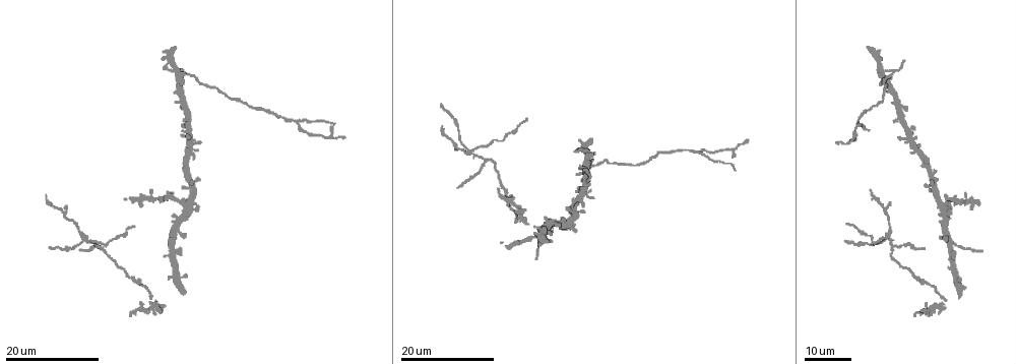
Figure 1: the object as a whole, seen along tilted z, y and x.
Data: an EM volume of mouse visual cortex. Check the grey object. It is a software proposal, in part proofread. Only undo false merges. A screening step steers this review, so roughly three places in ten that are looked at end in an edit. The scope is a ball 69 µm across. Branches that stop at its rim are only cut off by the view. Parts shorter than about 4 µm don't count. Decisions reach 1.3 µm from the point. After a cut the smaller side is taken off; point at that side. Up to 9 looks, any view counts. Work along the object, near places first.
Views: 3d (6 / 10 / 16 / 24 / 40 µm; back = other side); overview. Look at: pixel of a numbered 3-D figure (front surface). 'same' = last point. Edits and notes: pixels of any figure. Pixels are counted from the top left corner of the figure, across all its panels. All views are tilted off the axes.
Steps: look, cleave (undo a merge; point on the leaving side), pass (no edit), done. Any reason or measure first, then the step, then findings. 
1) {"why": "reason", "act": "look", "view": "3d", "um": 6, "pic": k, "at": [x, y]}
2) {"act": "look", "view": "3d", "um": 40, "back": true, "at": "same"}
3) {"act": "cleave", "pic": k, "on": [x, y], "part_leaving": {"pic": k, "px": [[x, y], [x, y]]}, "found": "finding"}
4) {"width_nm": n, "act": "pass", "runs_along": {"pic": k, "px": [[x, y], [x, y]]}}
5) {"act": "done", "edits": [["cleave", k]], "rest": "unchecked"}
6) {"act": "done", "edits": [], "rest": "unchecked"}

{"why": "looks like a crossing", "act": "look", "view": "3d", "um": 24, "pic": 1, "at": [892, 73]}

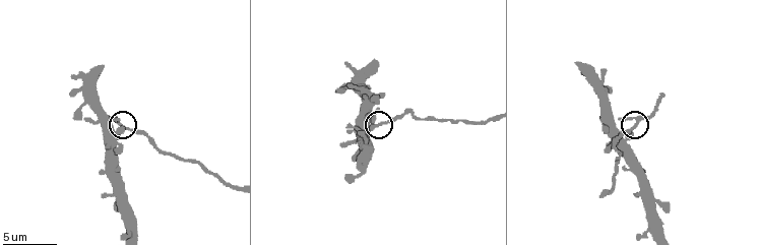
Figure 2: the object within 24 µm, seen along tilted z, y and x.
{"act": "look", "view": "3d", "um": 10, "pic": 2, "at": [637, 127]}

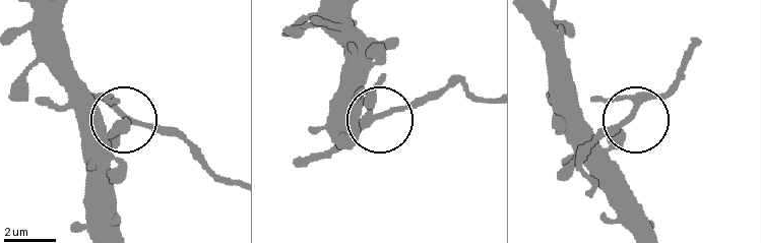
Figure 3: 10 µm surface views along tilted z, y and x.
{"act": "look", "view": "3d", "um": 6, "pic": 3, "at": [630, 116]}

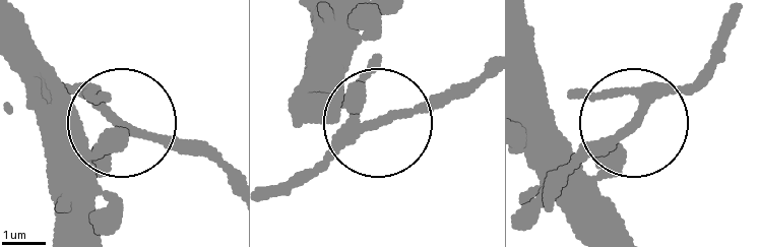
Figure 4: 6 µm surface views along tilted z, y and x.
{"act": "pass", "runs_along": {"pic": 4, "px": [[626, 230], [601, 196], [603, 164], [632, 125], [721, 56]]}, "found": "one neuron here"}

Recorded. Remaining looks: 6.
{"why": "two arms in line, one across", "act": "look", "view": "3d", "um": 24, "pic": 1, "at": [858, 127]}

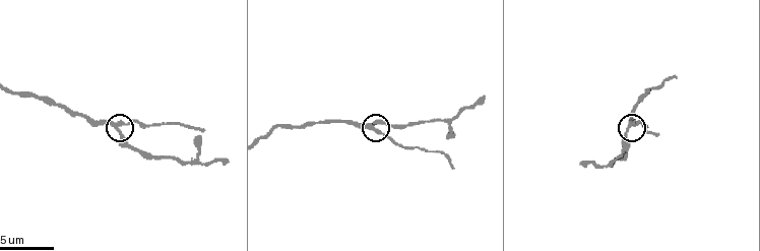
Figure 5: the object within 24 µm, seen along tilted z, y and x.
{"why": "zoom in", "act": "look", "view": "3d", "um": 10, "pic": 5, "at": [633, 125]}

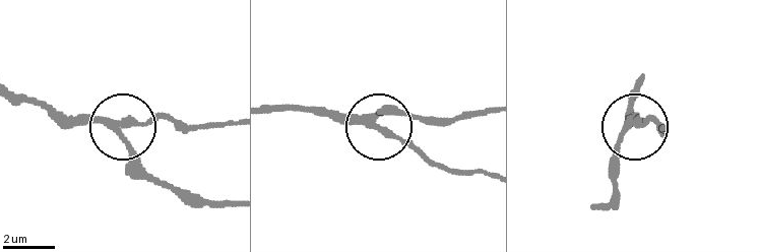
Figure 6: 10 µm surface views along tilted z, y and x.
{"act": "look", "view": "3d", "um": 6, "pic": 6, "at": [122, 123]}

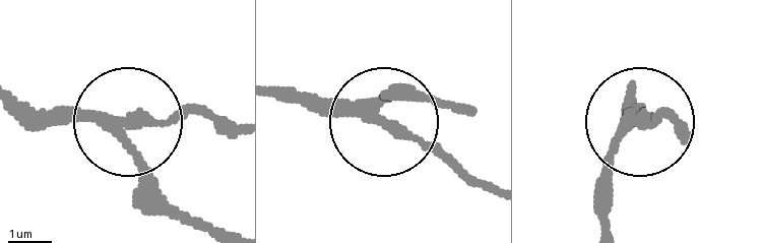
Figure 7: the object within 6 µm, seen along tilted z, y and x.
{"arms": 3, "act": "cleave", "pic": 7, "on": [174, 112], "part_leaving": {"pic": 7, "px": [[111, 116], [237, 124]]}, "found": "a second neuron is stuck on"}

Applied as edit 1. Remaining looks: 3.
{"act": "look", "view": "overview"}

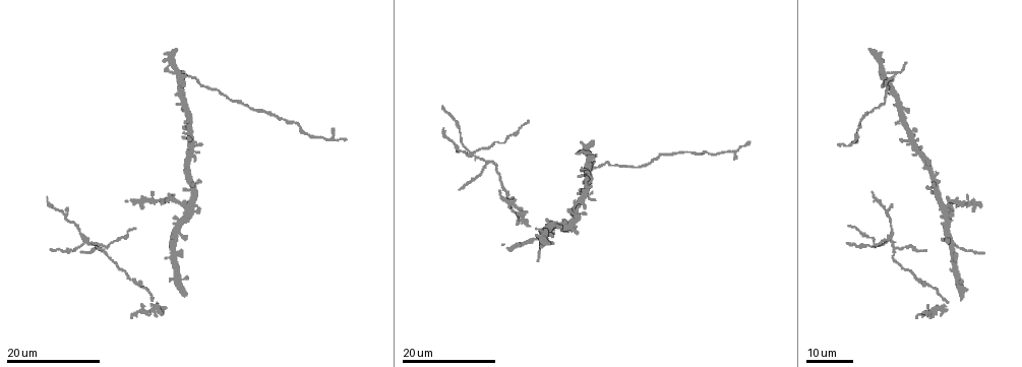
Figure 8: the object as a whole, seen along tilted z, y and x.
{"why": "four arms meet", "act": "look", "view": "3d", "um": 16, "pic": 8, "at": [472, 151]}

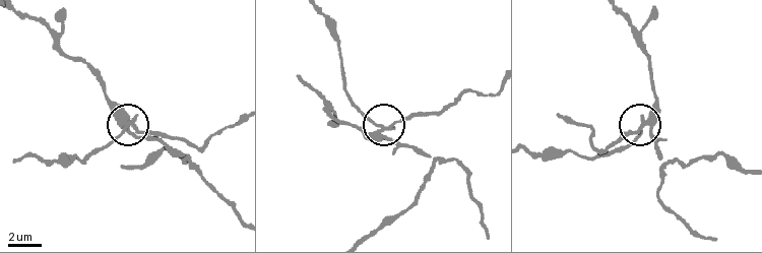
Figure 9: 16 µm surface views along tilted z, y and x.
{"act": "look", "view": "3d", "um": 10, "pic": 9, "at": [391, 128]}

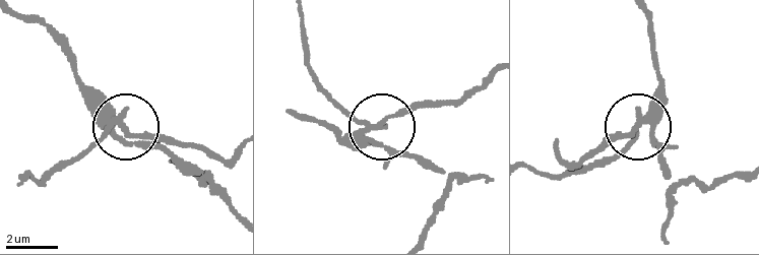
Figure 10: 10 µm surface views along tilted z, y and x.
{"side_arm_um": 15, "act": "cleave", "pic": 10, "on": [389, 116], "part_leaving": {"pic": 10, "px": [[361, 129], [426, 105], [463, 101], [488, 79]]}, "found": "two neurons meet here"}

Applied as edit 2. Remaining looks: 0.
{"act": "done", "edits": [["cleave", 7], ["cleave", 10]], "rest": "unchecked"}

